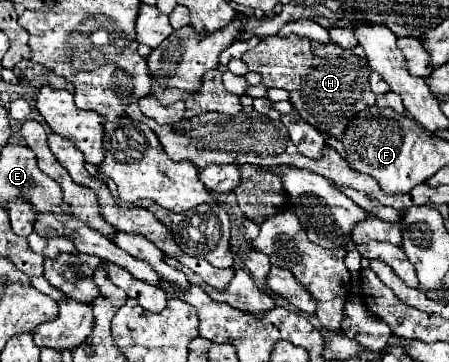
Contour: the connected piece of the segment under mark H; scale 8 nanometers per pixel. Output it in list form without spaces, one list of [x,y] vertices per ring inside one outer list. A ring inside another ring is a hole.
[[[266,37],[254,49],[242,55],[242,61],[250,71],[262,75],[262,85],[284,87],[290,93],[290,103],[298,115],[316,127],[320,133],[342,139],[350,119],[372,107],[376,95],[370,89],[370,67],[366,59],[354,55],[348,49],[340,49],[332,43],[318,43],[306,37]]]

